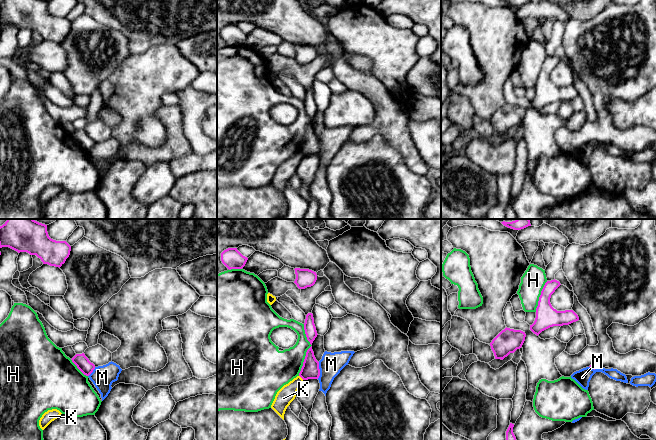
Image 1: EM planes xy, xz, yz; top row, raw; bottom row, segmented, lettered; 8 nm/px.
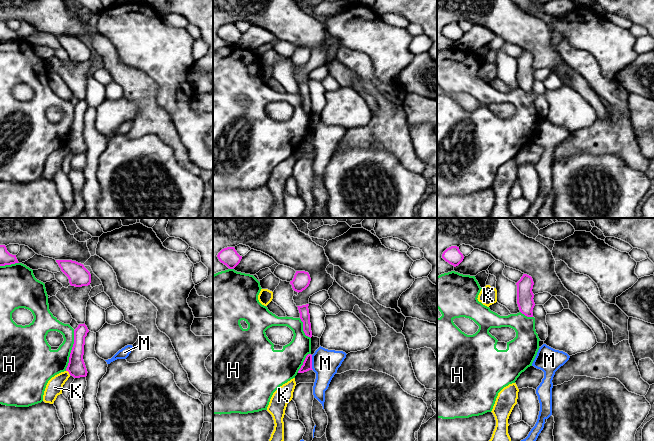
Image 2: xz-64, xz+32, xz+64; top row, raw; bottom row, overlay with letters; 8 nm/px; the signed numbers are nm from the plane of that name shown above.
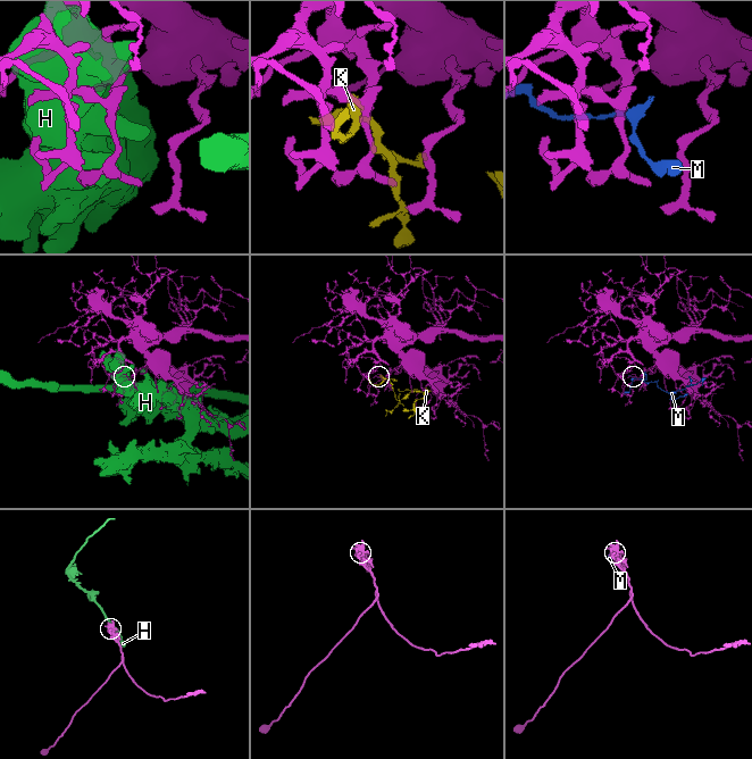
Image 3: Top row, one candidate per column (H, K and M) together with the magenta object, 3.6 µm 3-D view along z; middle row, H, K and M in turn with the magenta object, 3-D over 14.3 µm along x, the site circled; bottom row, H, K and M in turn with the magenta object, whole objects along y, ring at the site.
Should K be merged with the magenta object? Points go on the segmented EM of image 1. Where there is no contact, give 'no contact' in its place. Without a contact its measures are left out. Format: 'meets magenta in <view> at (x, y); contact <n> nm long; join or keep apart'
meets magenta in xz at (301, 377); contact 50 nm long; join

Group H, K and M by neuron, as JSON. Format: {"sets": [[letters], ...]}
{"sets": [["H"], ["K"], ["M"]]}

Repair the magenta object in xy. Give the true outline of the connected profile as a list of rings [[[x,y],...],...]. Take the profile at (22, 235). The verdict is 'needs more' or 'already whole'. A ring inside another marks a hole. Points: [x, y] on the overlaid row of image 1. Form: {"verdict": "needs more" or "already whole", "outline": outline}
{"verdict": "already whole", "outline": [[[7,219],[0,226],[0,248],[2,247],[36,255],[43,264],[59,268],[71,251],[71,246],[66,241],[51,239],[47,225],[34,219]]]}

